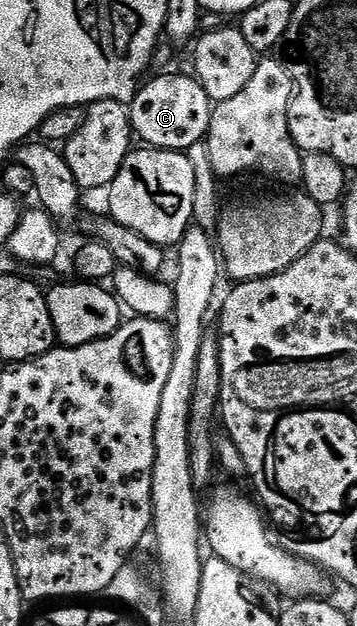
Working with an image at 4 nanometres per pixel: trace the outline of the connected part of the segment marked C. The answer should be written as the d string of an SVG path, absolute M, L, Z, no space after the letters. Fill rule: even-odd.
M159 74L155 79L144 81L140 85L135 97L129 103L129 113L131 116L131 129L134 137L139 138L140 143L156 150L178 150L186 152L193 145L206 139L211 123L211 112L213 103L211 98L205 92L205 88L199 82L199 79L187 74Z

